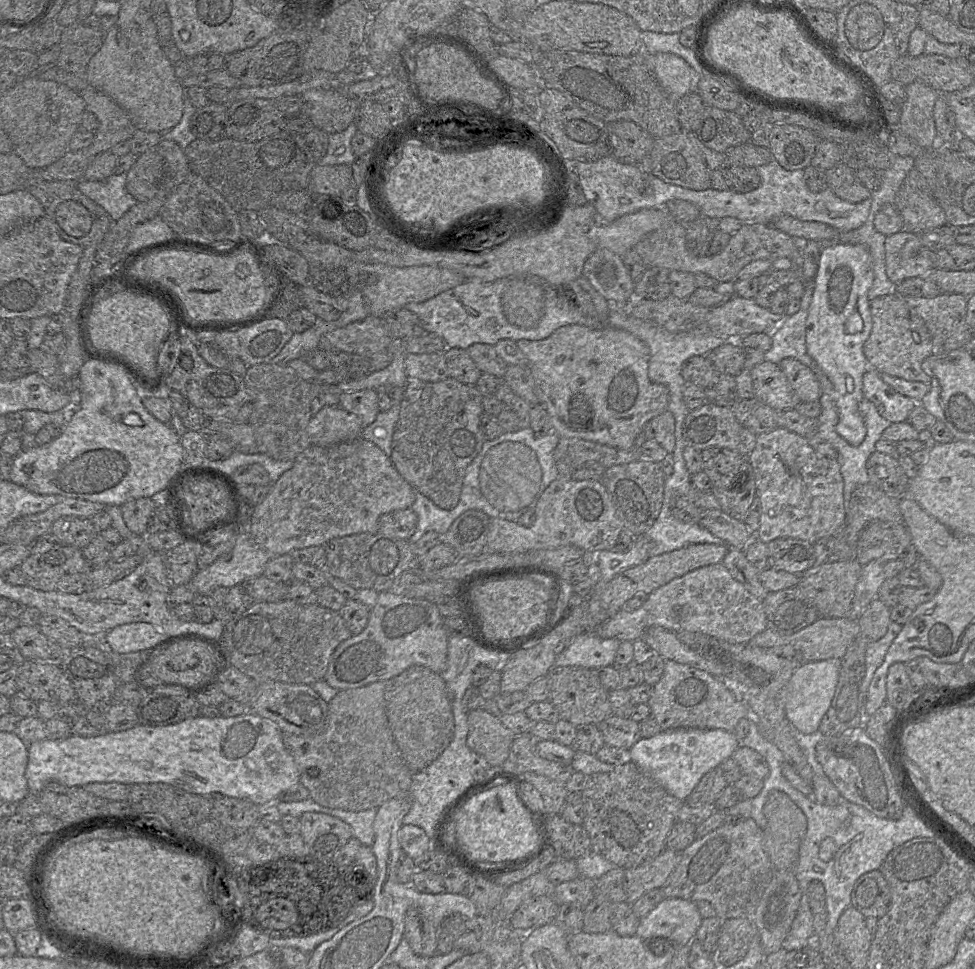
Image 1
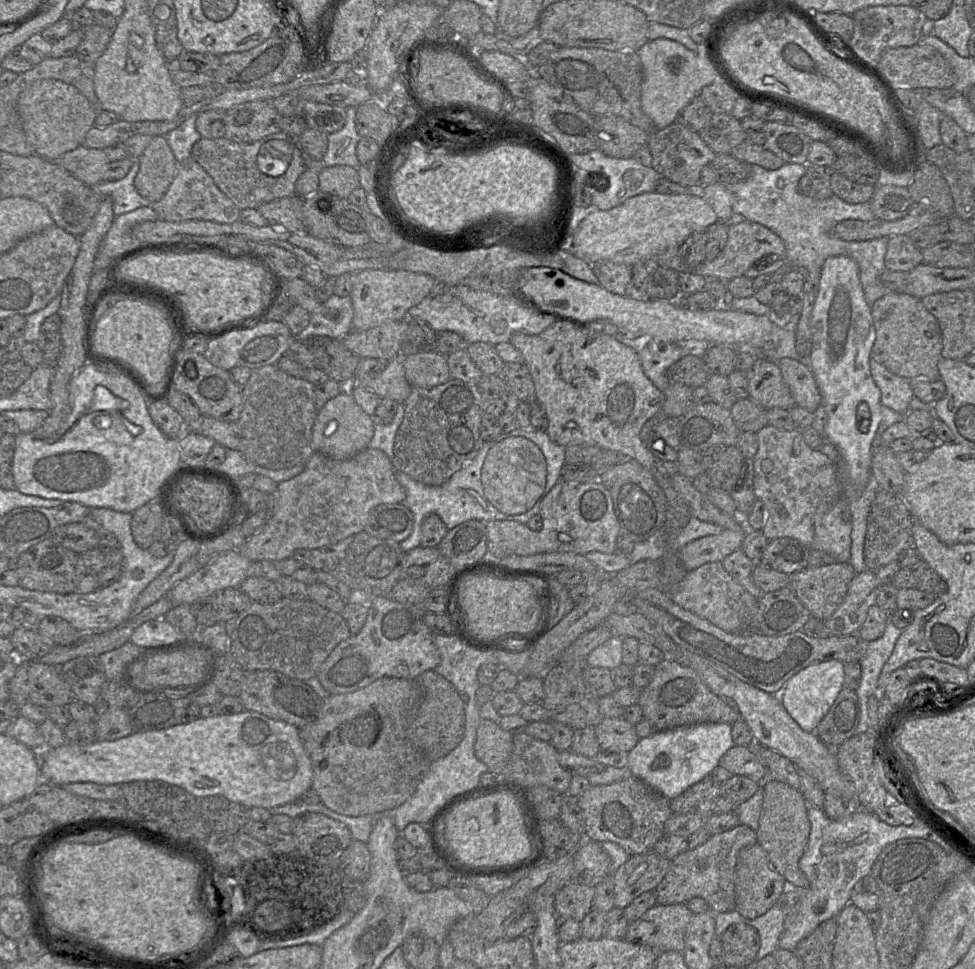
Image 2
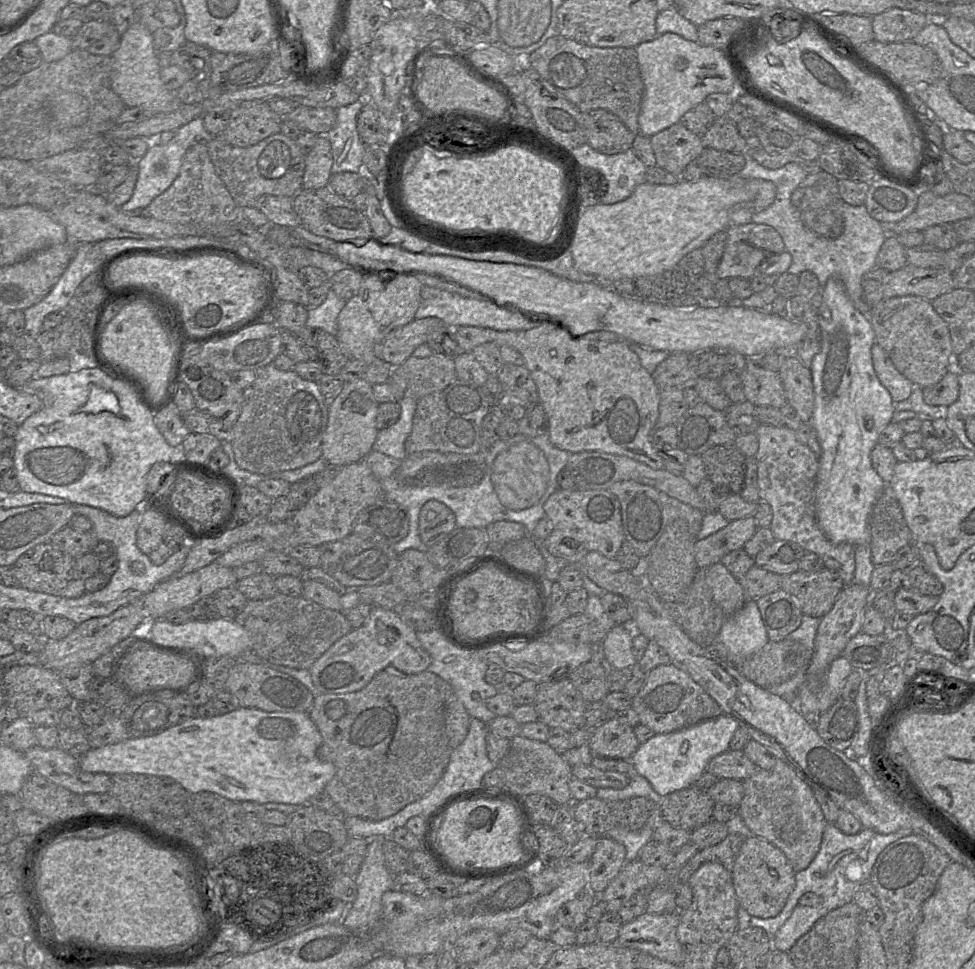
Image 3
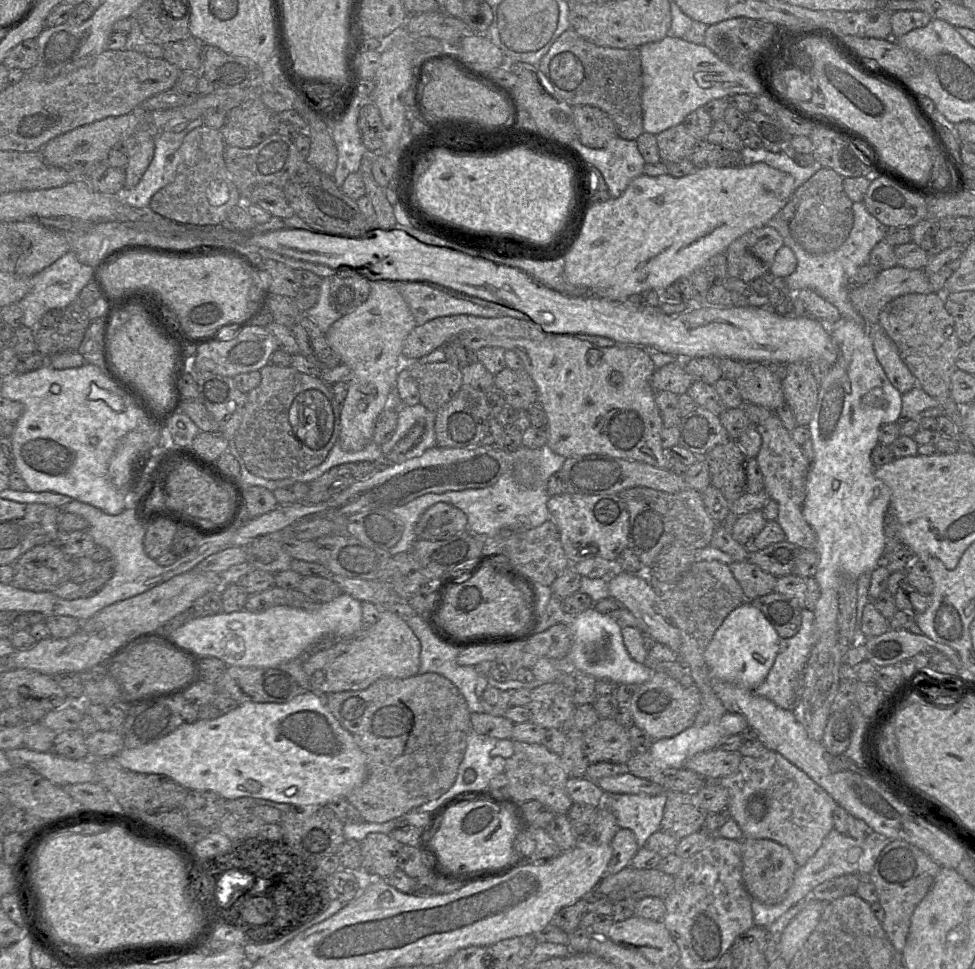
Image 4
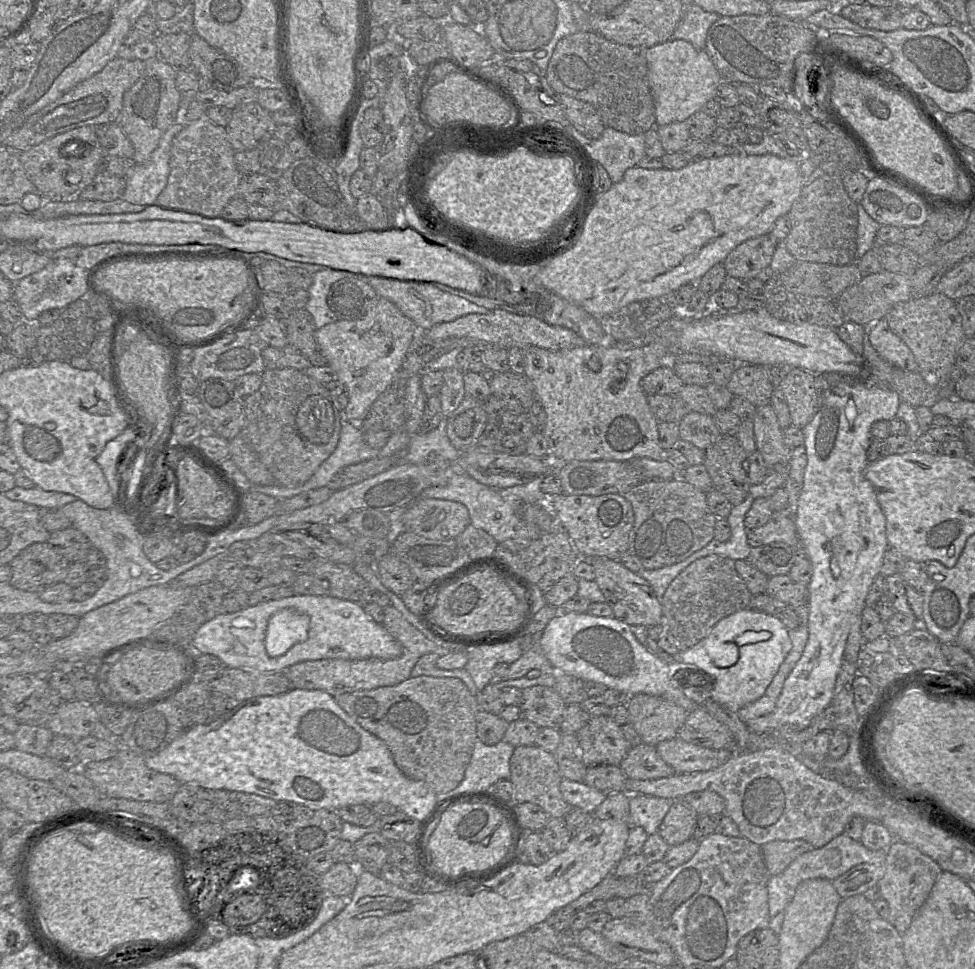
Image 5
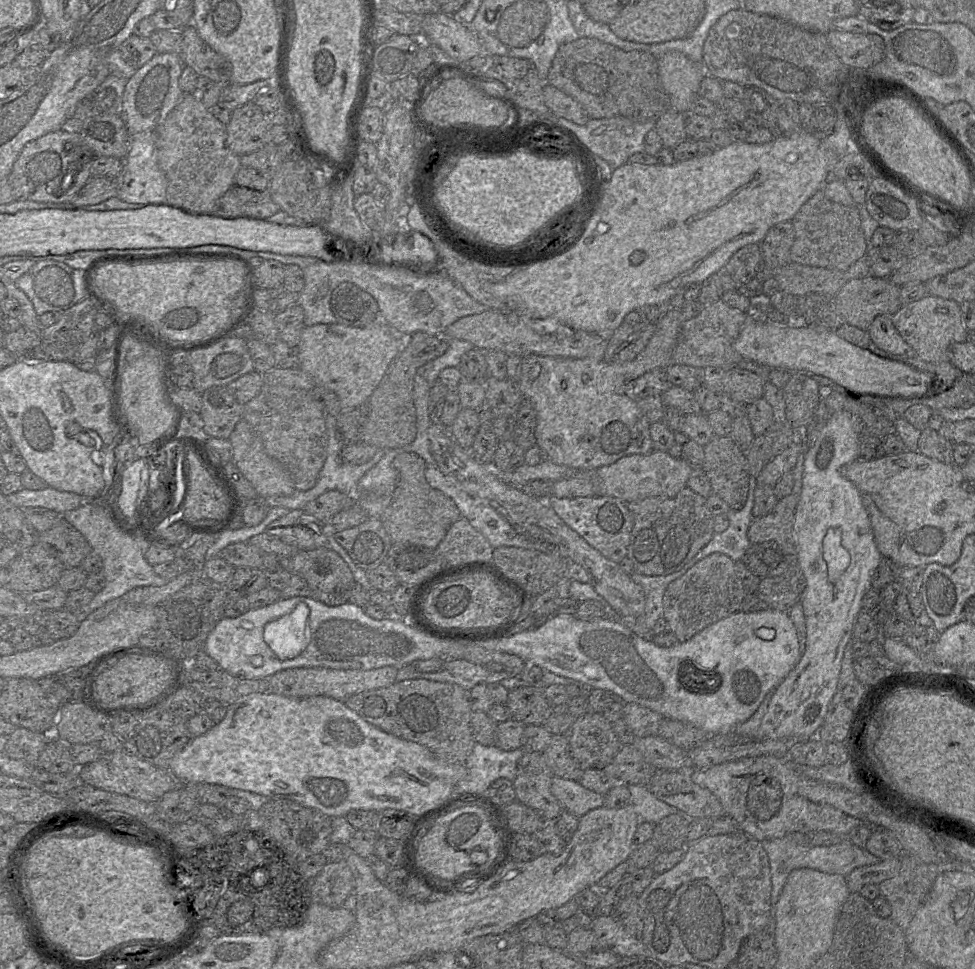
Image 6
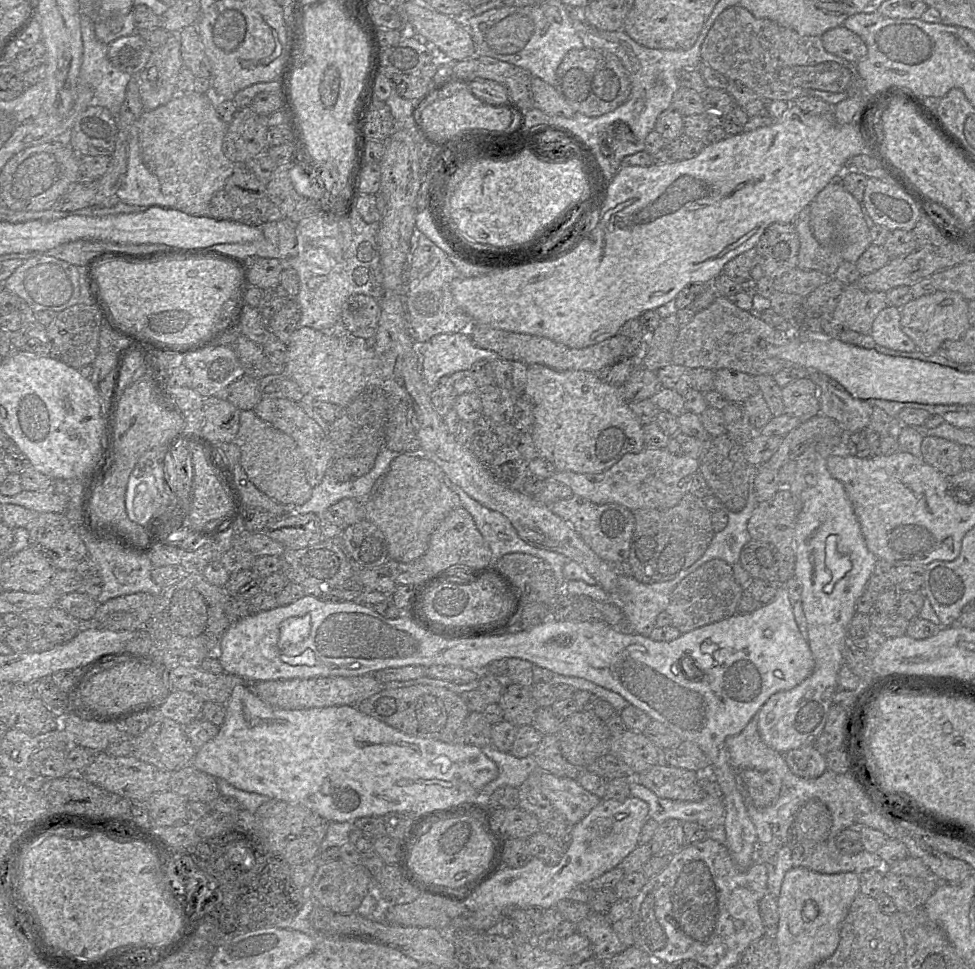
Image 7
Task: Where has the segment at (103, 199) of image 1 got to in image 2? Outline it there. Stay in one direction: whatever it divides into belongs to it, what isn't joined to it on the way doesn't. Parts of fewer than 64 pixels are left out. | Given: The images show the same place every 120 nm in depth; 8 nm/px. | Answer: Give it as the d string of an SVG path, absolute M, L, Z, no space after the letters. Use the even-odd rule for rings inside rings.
M134 159L133 166L123 179L103 181L94 187L101 197L111 198L115 216L120 216L141 207L151 206L151 203L143 198L134 186L138 171L139 161Z

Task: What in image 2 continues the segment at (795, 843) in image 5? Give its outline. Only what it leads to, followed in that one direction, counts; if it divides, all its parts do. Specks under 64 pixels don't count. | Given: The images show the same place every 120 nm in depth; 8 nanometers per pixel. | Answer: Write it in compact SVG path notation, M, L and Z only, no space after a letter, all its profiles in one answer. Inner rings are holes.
M759 844L745 847L738 854L734 873L736 910L746 919L756 919L775 906L787 889L786 879L772 865L766 850Z

